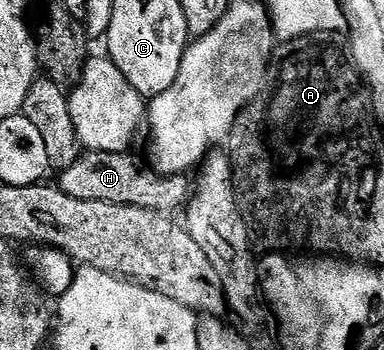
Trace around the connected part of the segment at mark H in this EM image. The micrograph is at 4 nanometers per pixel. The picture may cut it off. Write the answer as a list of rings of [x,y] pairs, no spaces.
[[[85,151],[82,152],[81,156],[73,162],[68,169],[65,171],[60,172],[58,176],[59,181],[57,181],[58,190],[65,193],[65,195],[69,197],[78,198],[79,200],[91,200],[91,201],[107,201],[108,204],[130,204],[133,207],[139,208],[151,208],[153,211],[159,211],[165,215],[174,214],[173,211],[178,211],[188,202],[190,193],[191,193],[191,183],[184,174],[178,175],[159,175],[156,172],[147,170],[143,171],[138,165],[136,159],[132,156],[133,154],[128,152],[117,152],[117,153],[107,153],[106,151]]]

